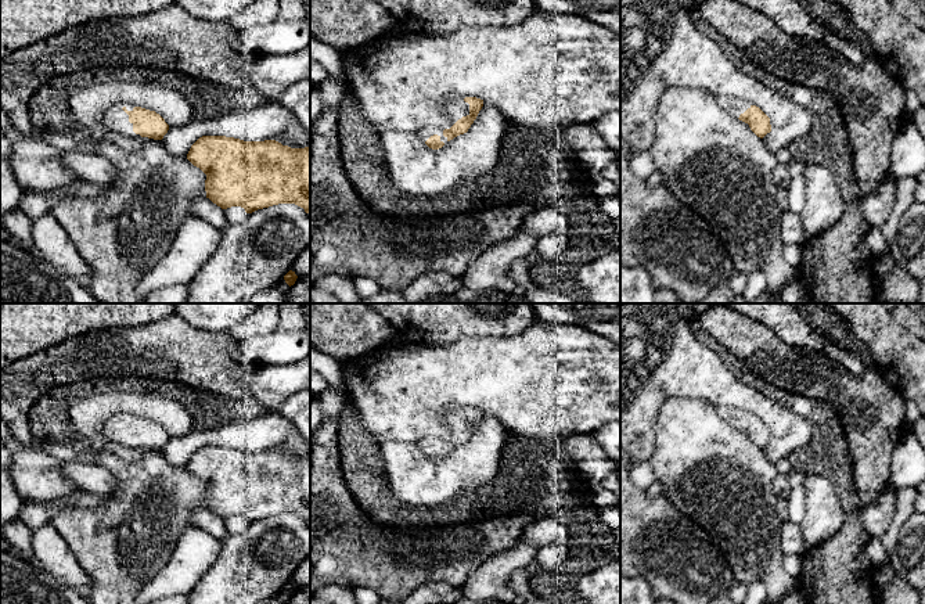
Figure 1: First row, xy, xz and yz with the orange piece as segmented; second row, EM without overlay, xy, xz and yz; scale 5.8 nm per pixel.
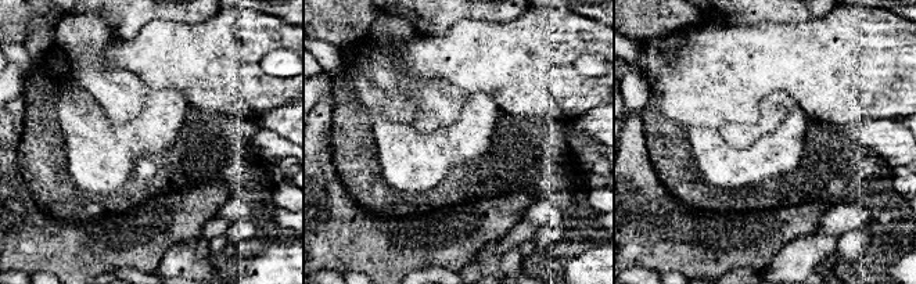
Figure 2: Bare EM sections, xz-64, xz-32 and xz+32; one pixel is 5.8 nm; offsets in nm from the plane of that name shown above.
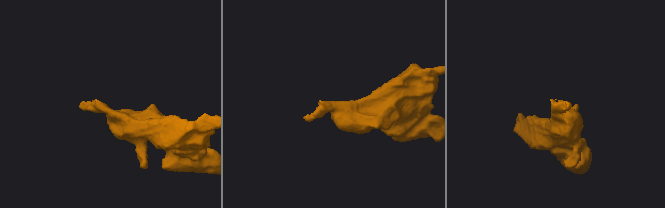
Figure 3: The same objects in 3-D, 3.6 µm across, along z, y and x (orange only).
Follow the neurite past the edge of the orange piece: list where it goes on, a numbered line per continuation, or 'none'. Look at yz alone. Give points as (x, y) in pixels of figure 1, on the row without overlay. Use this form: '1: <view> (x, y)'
1: yz (734, 417)

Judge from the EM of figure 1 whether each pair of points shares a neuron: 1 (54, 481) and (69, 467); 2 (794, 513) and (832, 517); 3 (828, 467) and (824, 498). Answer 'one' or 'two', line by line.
1: two
2: two
3: two

